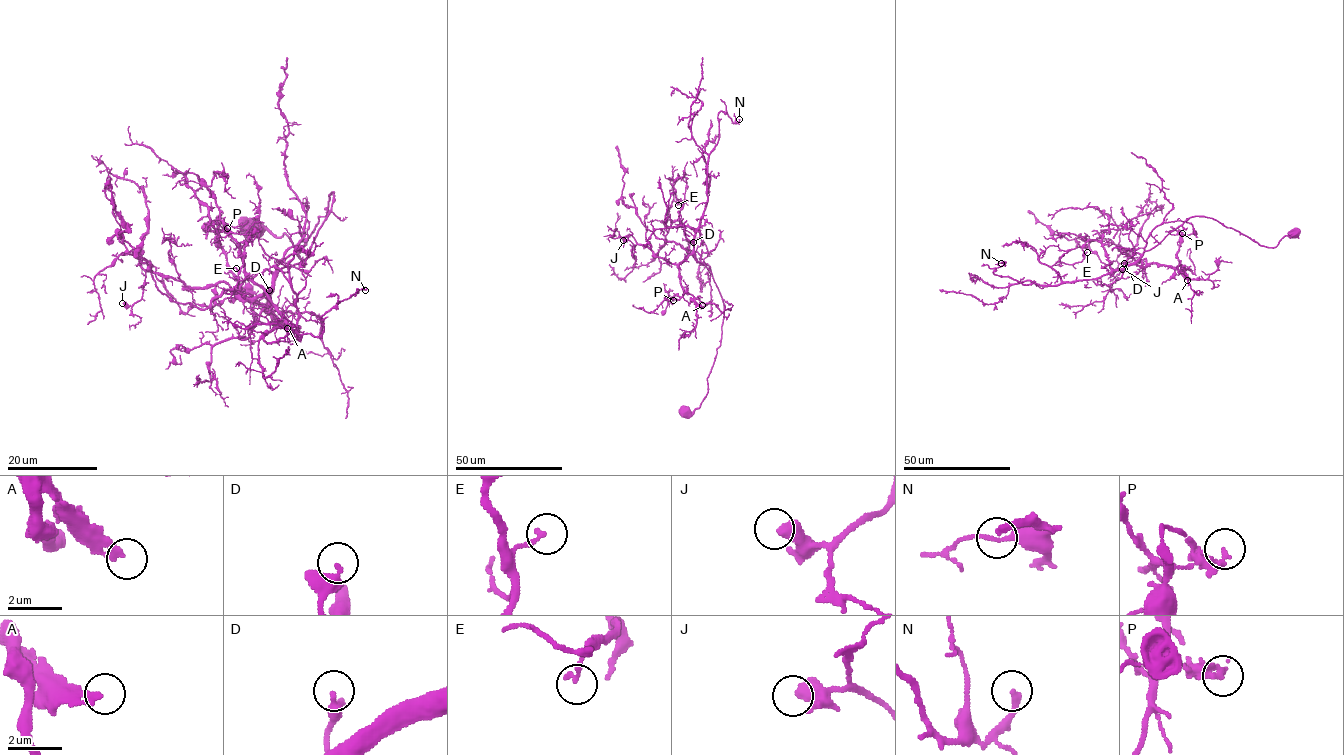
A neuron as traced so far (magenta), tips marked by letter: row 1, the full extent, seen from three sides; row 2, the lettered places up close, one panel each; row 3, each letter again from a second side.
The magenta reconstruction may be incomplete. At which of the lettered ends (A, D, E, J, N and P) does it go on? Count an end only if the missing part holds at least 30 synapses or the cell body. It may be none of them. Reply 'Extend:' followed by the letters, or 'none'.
Extend: none

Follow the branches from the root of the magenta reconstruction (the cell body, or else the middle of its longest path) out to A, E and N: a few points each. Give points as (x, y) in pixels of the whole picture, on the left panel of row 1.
A: (251, 227), (285, 234), (300, 258), (333, 193), (307, 255), (264, 293), (238, 293), (267, 304), (287, 328)
E: (251, 227), (285, 234), (300, 258), (333, 193), (307, 255), (274, 278), (274, 304), (244, 242), (236, 268)
N: (251, 227), (285, 234), (300, 258), (333, 193), (310, 252), (270, 289), (298, 339), (365, 290)

